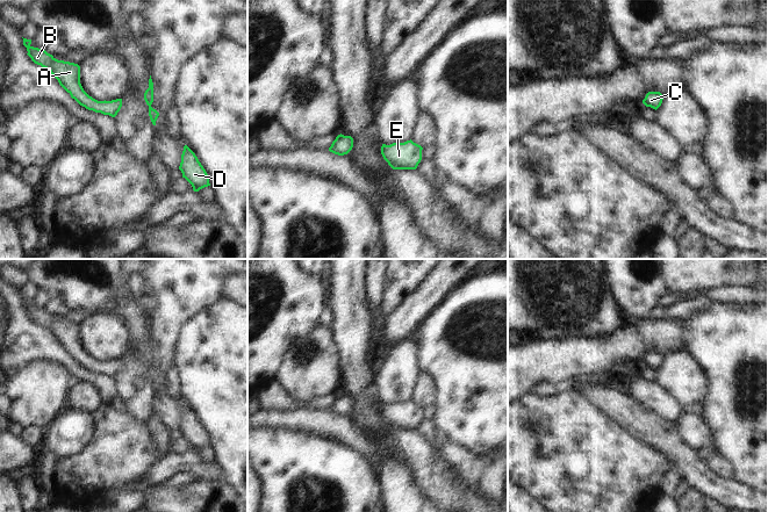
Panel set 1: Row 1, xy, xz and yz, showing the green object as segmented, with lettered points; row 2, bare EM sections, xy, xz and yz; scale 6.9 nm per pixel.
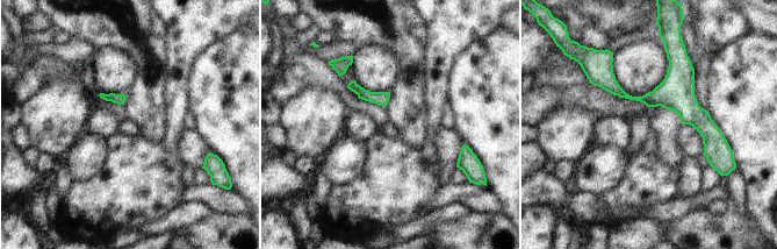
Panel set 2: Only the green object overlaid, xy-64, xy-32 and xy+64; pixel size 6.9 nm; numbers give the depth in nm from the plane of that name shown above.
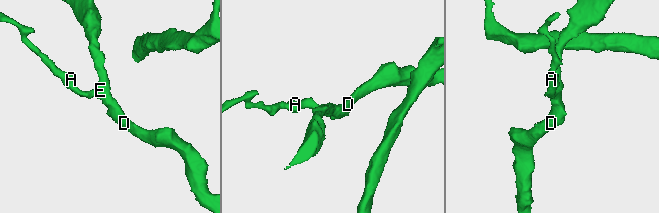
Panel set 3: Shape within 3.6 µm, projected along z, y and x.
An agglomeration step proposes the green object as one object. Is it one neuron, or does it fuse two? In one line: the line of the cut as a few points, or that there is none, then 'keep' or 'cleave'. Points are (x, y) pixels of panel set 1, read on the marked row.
no cut | keep

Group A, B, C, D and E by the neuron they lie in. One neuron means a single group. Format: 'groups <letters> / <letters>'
groups A B C D E

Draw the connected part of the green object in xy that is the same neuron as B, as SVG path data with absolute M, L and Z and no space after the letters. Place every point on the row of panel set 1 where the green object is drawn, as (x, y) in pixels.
M23 38L23 45L27 48L28 56L31 60L50 71L58 80L59 85L74 99L80 106L95 113L115 117L122 107L122 99L112 101L98 101L89 96L80 84L80 66L74 63L56 59L43 48L30 45L31 39Z

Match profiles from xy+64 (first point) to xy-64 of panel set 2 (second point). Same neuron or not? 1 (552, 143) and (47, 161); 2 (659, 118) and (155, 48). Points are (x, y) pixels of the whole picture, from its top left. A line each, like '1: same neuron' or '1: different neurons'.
1: different neurons
2: same neuron

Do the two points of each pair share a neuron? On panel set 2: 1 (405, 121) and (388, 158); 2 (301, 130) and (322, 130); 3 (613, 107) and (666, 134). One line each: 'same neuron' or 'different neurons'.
1: different neurons
2: same neuron
3: different neurons

